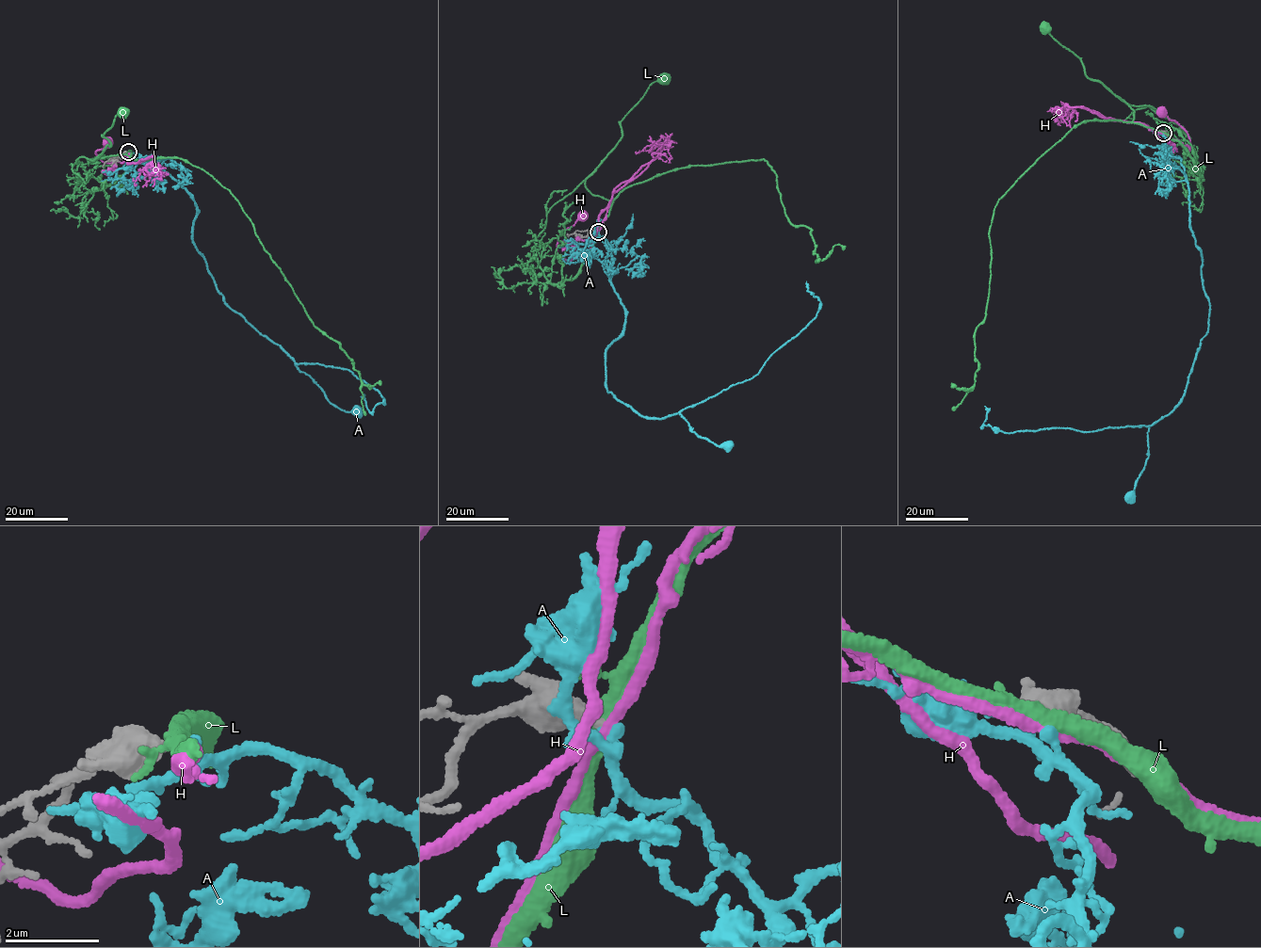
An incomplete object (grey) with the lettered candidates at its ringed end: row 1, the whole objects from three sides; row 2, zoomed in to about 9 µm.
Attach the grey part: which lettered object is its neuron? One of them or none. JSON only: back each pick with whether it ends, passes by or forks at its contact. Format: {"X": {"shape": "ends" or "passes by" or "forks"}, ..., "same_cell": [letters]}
{"A": {"shape": "forks"}, "same_cell": ["A"]}

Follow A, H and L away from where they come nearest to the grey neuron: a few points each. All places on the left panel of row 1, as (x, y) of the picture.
A: (128, 152), (159, 167), (194, 200), (193, 242), (229, 307), (282, 346), (330, 402), (356, 411)
H: (129, 152), (113, 164), (105, 162), (95, 152), (103, 148), (106, 141)
L: (128, 152), (130, 156), (97, 157), (111, 146), (103, 134), (112, 127), (115, 117), (122, 113)

